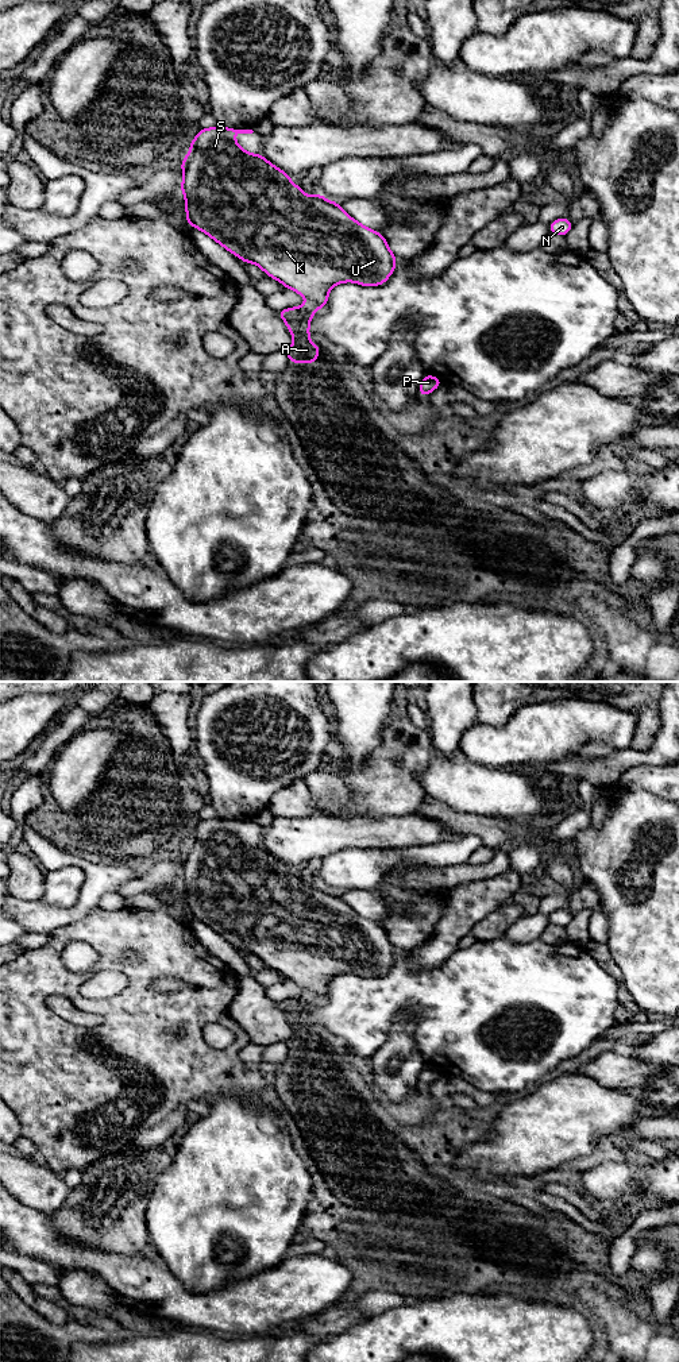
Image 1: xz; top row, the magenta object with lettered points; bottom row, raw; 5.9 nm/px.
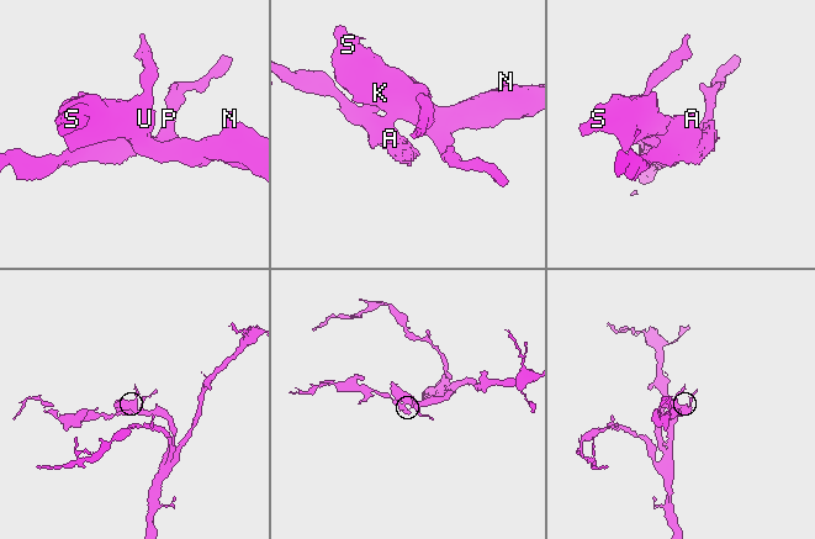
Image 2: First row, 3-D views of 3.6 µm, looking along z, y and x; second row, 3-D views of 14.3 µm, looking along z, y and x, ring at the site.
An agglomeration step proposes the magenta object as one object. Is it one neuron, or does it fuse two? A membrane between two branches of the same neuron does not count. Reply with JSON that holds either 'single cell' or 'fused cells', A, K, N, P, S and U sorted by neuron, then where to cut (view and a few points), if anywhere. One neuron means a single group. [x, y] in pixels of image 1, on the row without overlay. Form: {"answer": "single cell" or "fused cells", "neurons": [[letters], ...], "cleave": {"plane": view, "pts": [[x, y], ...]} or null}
{"answer": "fused cells", "neurons": [["A"], ["K", "N", "P", "S", "U"]], "cleave": {"plane": "xz", "pts": [[308, 991], [317, 999]]}}

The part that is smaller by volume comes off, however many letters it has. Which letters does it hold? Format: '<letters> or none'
A

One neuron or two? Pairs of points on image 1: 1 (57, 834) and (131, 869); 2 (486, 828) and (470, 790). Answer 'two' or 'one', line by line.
1: two
2: two

